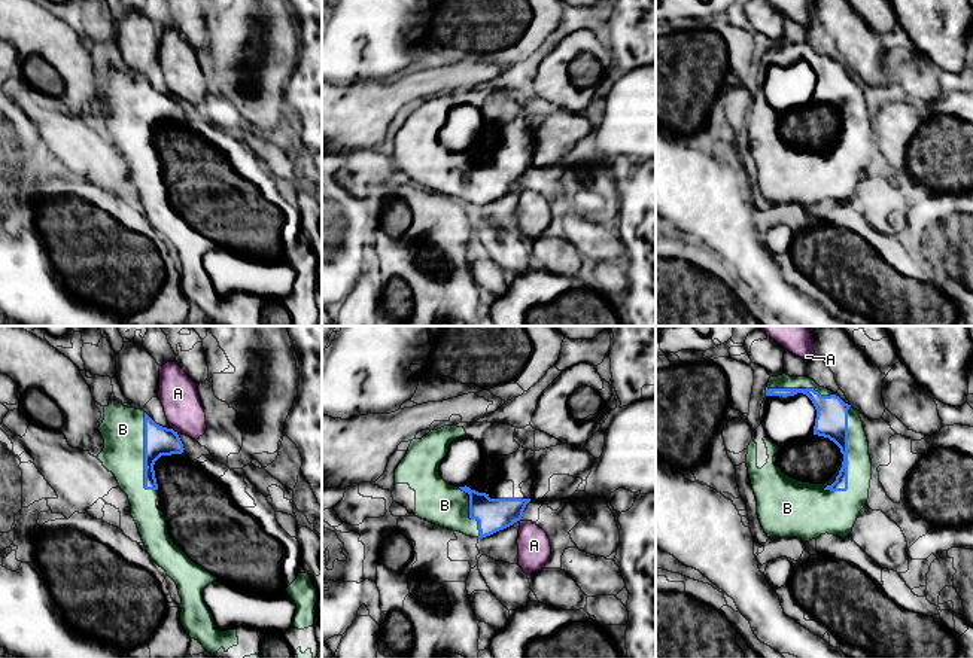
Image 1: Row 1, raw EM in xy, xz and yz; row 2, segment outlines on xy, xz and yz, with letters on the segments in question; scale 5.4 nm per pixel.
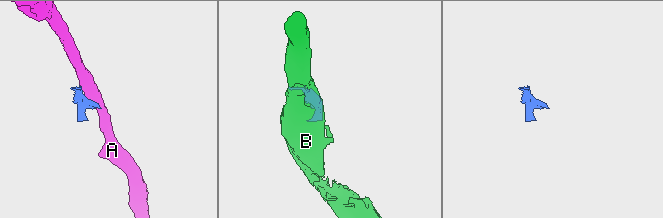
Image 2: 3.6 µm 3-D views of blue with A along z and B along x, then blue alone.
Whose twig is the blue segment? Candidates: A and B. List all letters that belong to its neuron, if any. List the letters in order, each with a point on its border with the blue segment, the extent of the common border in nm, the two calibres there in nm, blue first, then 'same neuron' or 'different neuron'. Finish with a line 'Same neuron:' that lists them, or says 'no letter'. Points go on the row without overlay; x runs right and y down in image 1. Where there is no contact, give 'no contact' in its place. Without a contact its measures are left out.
A: meets blue in xy at (173, 97); contact 50 nm long; 160 nm thick on the blue side, 200 nm on the other; different neuron
B: meets blue in yz at (847, 125); contact 480 nm long; 180 nm thick on the blue side, 160 nm on the other; same neuron
Same neuron: B

